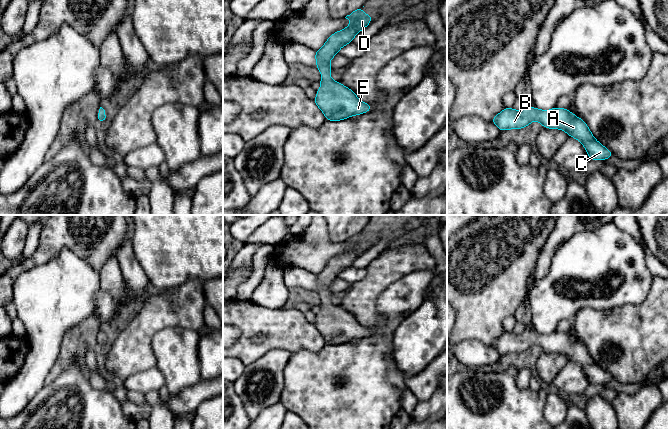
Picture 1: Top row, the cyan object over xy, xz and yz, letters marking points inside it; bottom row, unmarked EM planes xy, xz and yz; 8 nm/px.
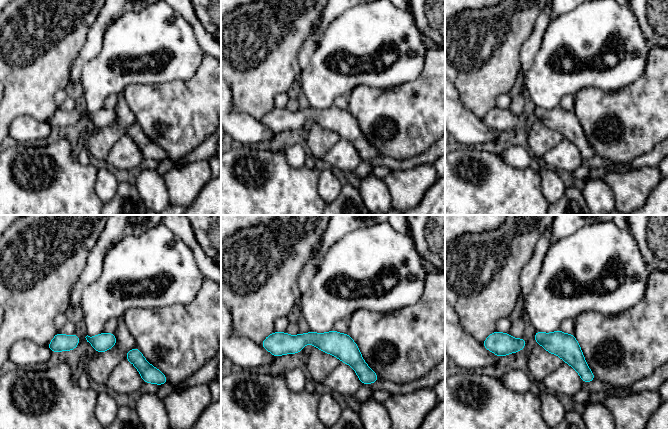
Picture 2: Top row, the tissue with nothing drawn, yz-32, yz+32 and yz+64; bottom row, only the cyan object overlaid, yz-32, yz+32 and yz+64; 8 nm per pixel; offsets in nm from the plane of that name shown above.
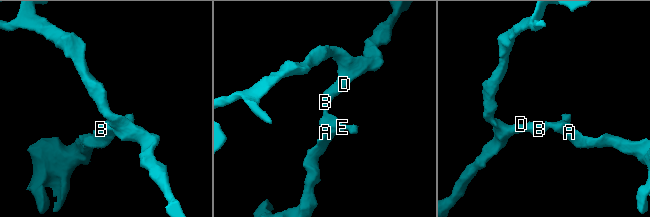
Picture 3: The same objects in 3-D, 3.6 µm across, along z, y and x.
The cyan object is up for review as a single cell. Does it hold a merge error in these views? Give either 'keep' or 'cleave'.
keep

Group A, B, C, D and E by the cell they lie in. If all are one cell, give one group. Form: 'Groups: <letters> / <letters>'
Groups: A B C D E

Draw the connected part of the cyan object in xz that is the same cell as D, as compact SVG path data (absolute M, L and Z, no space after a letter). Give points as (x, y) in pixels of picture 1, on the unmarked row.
M363 231L354 234L345 241L352 247L330 259L323 271L315 275L316 291L323 301L319 305L321 312L316 316L314 328L324 337L326 344L345 344L372 334L371 328L360 325L352 314L329 301L332 295L329 286L338 278L340 272L350 268L353 262L370 248L373 241L365 239Z

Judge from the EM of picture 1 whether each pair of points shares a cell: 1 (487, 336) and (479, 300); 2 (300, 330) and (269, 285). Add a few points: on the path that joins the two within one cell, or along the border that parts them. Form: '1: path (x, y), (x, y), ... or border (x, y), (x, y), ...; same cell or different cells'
1: path (487, 327), (480, 317), (480, 309); same cell
2: border (259, 305), (269, 308), (282, 308); different cells

